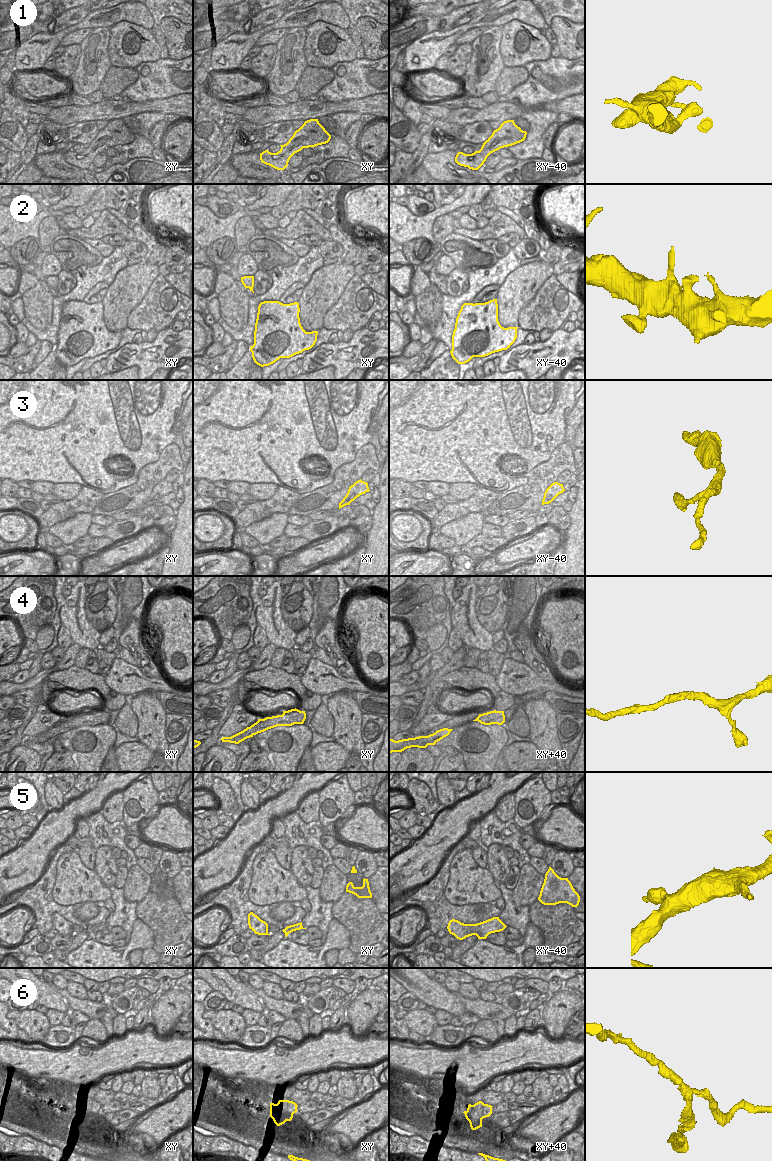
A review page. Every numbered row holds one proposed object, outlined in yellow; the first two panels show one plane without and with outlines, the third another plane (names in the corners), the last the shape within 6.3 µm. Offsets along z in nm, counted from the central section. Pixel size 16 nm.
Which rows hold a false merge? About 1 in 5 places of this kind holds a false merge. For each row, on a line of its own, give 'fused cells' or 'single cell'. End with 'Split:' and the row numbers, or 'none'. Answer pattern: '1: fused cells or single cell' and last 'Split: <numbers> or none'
1: single cell
2: single cell
3: single cell
4: single cell
5: single cell
6: fused cells
Split: 6

